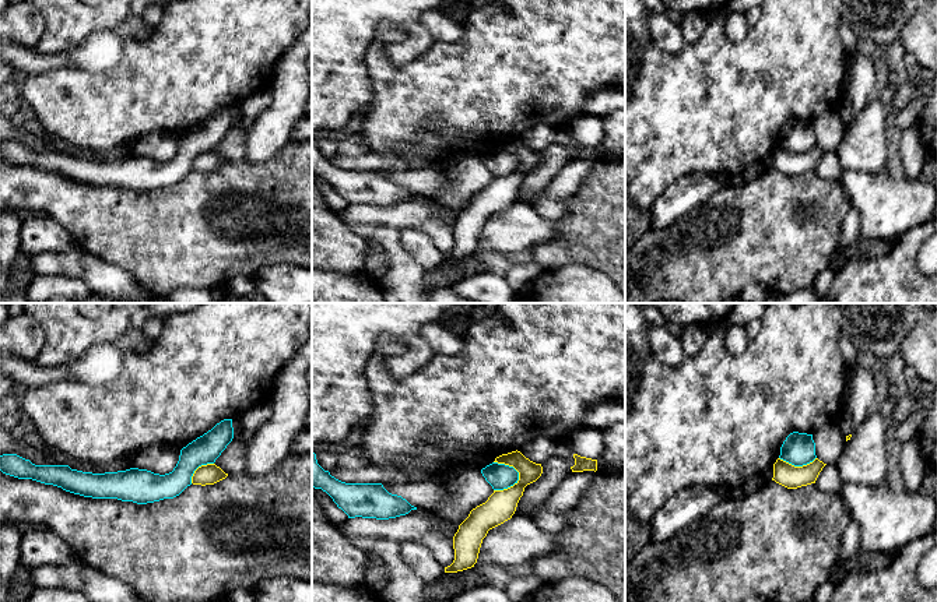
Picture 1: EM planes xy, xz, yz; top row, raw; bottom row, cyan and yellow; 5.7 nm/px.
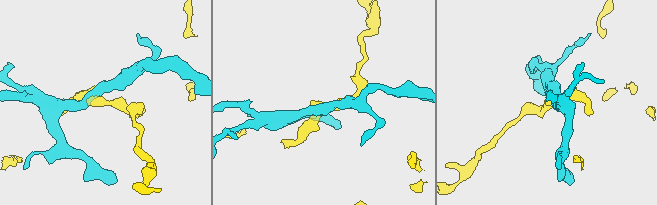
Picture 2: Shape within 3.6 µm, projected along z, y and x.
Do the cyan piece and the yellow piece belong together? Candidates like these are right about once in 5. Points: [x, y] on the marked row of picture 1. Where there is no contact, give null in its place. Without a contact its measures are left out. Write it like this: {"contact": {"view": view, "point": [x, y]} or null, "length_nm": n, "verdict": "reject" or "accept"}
{"contact": {"view": "xz", "point": [511, 467]}, "length_nm": 190, "verdict": "reject"}

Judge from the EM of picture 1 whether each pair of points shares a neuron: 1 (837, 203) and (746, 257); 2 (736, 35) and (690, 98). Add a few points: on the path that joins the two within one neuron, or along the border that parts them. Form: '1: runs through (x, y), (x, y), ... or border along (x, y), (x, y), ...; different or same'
1: runs through (814, 217), (800, 228), (772, 231), (768, 235); same
2: border along (723, 16), (726, 35), (733, 42), (740, 43); different

